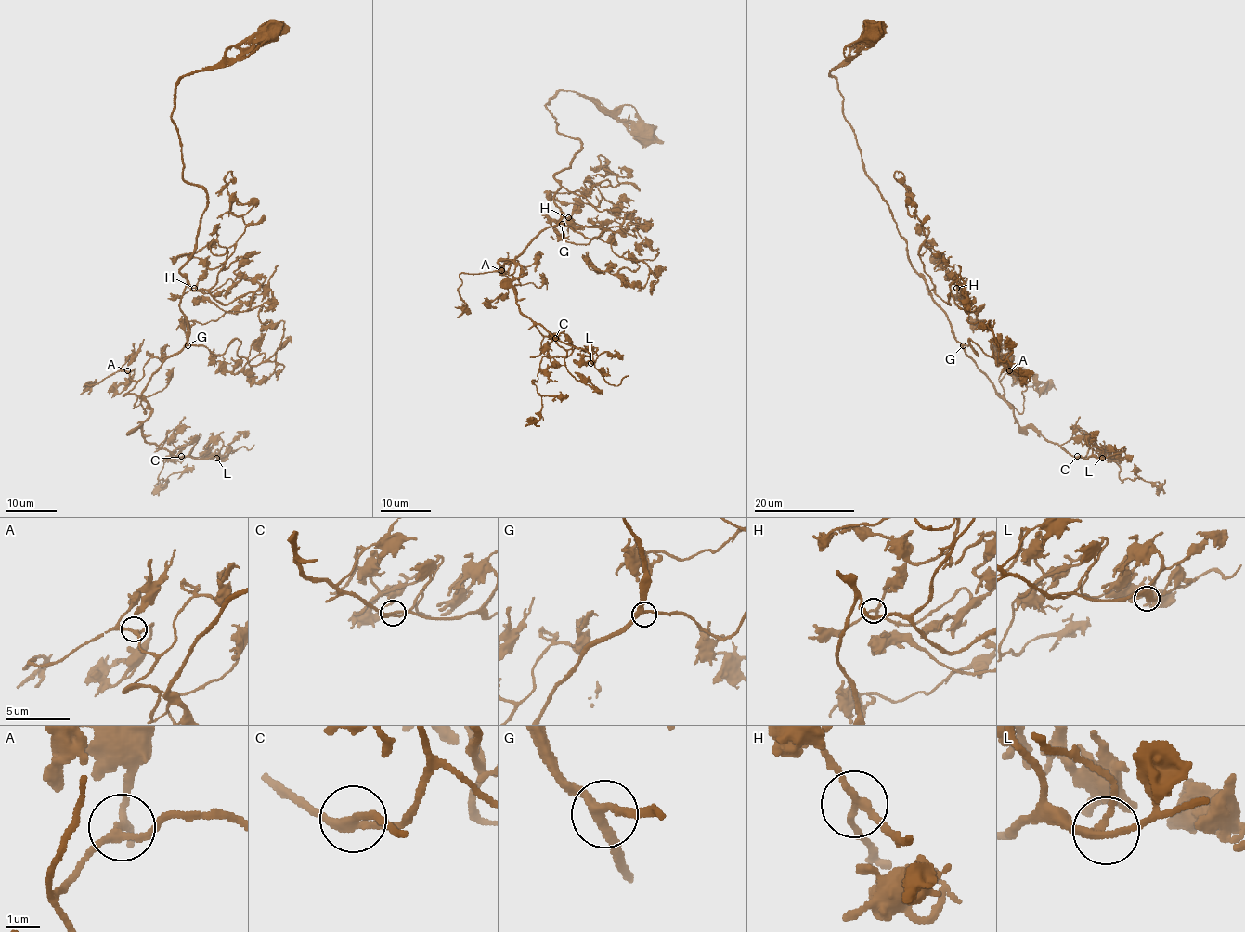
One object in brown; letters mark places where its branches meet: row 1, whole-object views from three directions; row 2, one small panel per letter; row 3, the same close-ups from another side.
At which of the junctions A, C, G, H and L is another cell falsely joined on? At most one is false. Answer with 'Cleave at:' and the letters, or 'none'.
Cleave at: none

